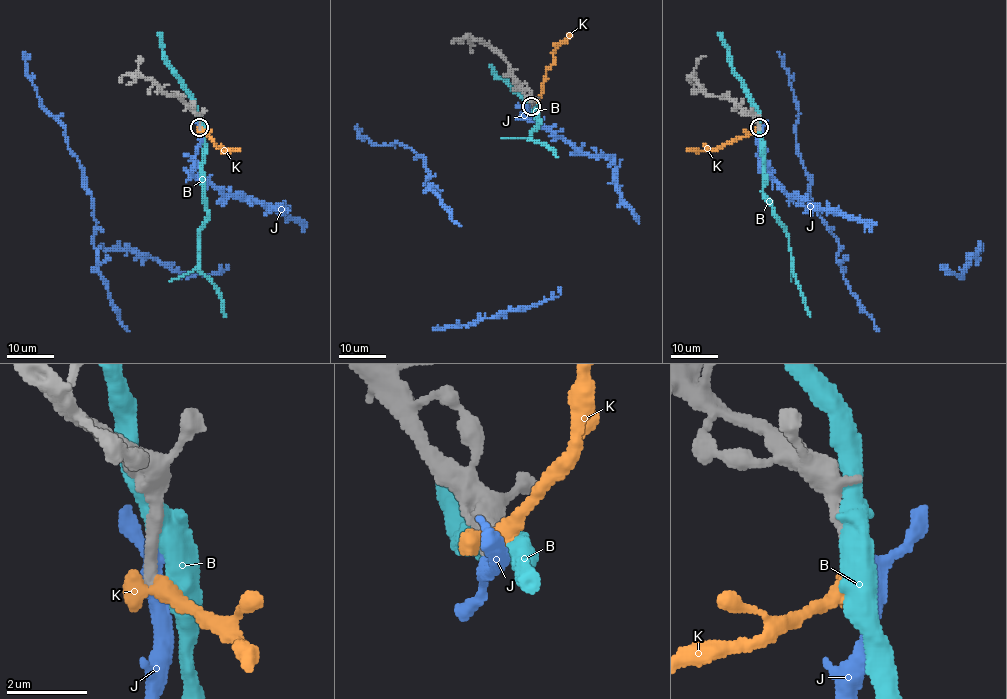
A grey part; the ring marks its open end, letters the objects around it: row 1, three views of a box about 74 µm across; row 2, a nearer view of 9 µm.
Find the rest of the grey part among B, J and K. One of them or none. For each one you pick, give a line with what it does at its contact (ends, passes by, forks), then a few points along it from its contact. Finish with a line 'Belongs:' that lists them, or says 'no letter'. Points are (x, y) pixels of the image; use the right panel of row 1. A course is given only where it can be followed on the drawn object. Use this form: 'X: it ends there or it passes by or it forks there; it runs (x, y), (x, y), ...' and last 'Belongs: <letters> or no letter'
J: it passes by
Belongs: J

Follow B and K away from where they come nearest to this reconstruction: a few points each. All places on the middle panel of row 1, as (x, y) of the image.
B: (531, 104), (536, 109), (538, 123), (530, 138), (545, 145), (557, 157)
K: (532, 105), (542, 92), (554, 51), (572, 35)

